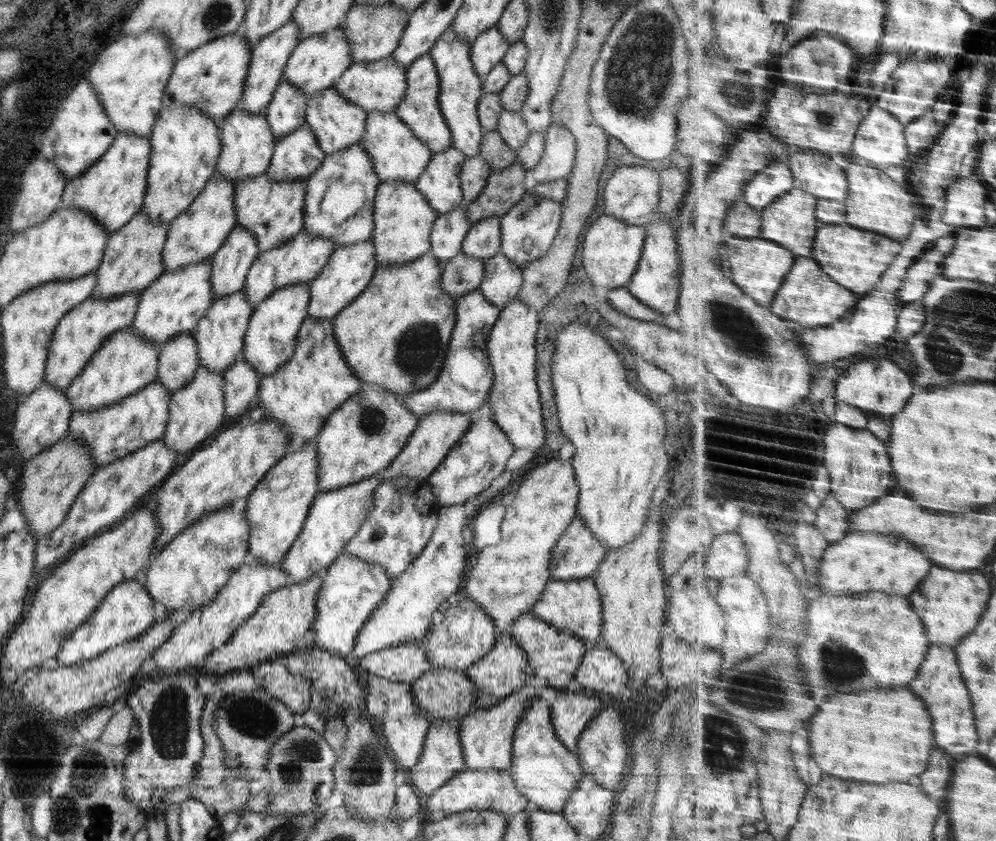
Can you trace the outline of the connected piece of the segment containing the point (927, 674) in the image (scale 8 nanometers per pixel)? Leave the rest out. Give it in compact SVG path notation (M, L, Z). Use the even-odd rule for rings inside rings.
M933 645L925 660L924 668L908 686L922 698L931 709L936 726L938 748L954 756L972 756L977 752L980 735L971 689L967 687L964 672L959 665L959 655L952 645Z

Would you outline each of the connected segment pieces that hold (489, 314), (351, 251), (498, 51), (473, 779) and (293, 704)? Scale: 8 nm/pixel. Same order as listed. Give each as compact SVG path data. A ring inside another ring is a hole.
M476 288L455 299L455 311L455 325L438 378L424 390L408 393L403 399L403 405L418 418L435 410L464 415L477 413L492 388L493 370L487 355L487 342L501 309L486 300Z
M370 240L348 246L336 246L320 275L309 284L310 300L307 308L309 316L333 319L368 286L377 267L375 250Z
M497 24L486 28L472 42L470 60L477 76L485 77L497 64L501 63L510 42L499 31Z
M464 768L453 776L444 786L433 790L424 798L423 810L426 813L442 812L454 815L456 812L488 810L516 816L526 810L529 800L515 787L508 768Z
M265 660L254 666L251 672L259 690L277 697L293 713L299 715L310 708L312 681L300 675L290 675L281 660Z

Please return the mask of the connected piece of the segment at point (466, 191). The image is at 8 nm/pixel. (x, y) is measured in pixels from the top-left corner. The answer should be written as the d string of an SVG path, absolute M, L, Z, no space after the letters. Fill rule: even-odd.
M479 155L464 160L459 176L463 191L462 206L467 207L480 196L491 172L490 165Z

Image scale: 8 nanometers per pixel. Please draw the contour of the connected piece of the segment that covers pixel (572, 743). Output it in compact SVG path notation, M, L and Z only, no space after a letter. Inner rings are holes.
M571 688L557 690L556 700L551 706L551 723L557 739L570 753L577 753L580 733L588 726L588 721L601 711L600 708L602 708L602 698L592 692L572 690Z

